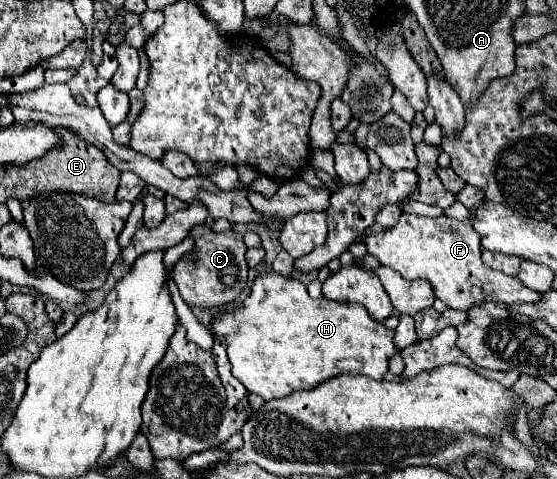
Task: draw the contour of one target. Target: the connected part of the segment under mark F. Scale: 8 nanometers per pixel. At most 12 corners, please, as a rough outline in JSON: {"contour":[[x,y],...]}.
{"contour":[[403,213],[365,239],[405,279],[457,311],[541,293],[481,261],[481,237],[449,217]]}

